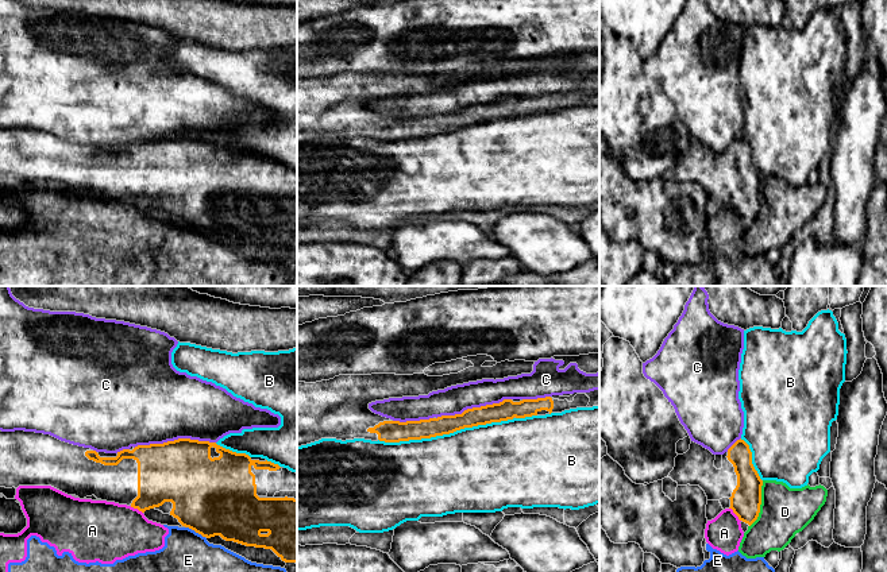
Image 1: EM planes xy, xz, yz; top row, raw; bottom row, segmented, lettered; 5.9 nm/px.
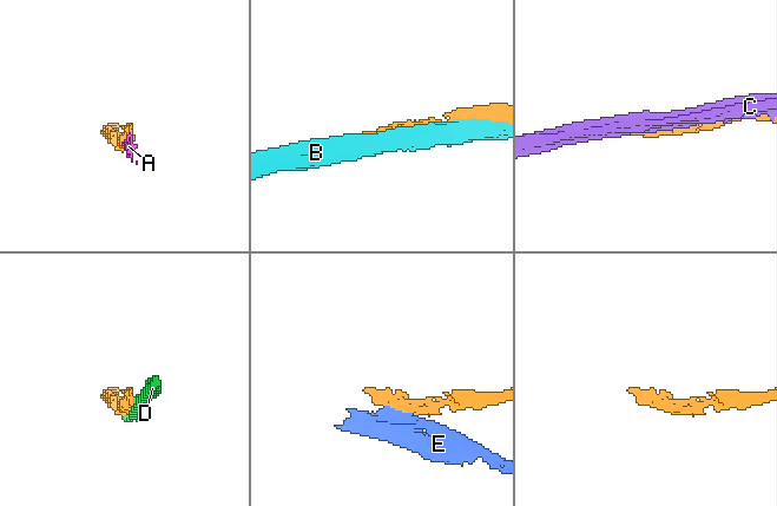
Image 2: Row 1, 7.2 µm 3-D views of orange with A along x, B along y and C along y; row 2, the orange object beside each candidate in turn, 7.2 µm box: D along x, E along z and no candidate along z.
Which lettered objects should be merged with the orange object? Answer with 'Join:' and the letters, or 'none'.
Join: none

